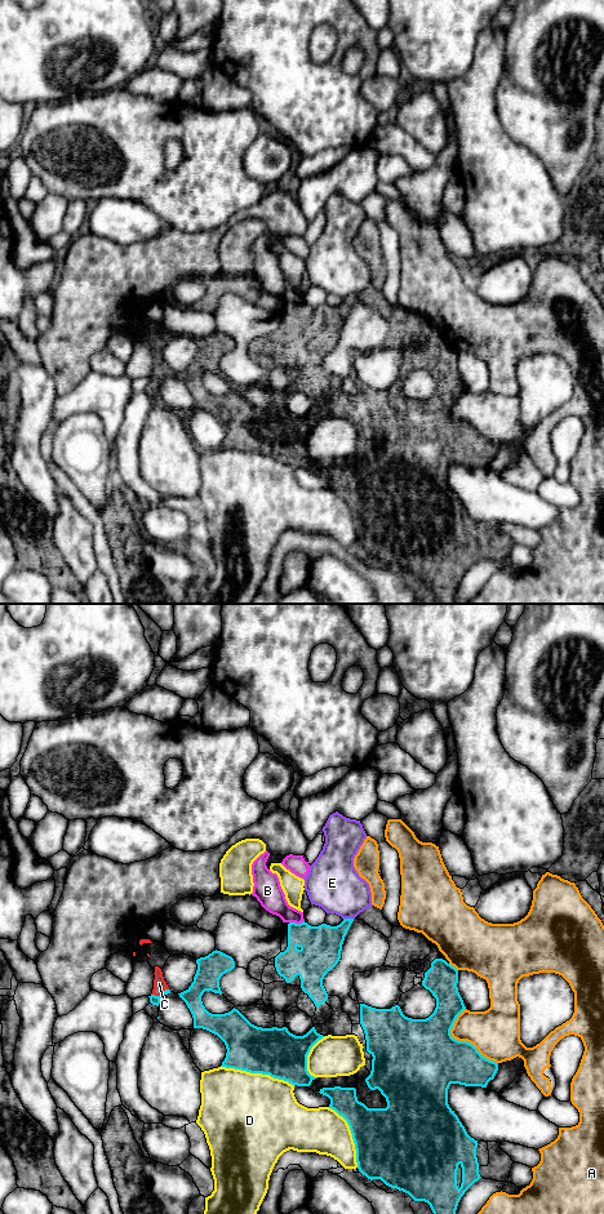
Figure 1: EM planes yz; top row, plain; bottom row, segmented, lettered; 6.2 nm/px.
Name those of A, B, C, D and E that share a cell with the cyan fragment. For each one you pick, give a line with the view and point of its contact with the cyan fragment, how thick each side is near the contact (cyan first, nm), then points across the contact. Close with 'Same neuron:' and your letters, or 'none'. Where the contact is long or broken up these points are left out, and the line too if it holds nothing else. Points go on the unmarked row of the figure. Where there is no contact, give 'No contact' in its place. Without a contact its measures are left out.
C: Touches cyan at yz (160, 377). Thickness 60 nm (cyan) against 80 nm
Same neuron: C

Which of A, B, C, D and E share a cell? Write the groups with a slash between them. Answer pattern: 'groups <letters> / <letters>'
groups A B D / C / E

